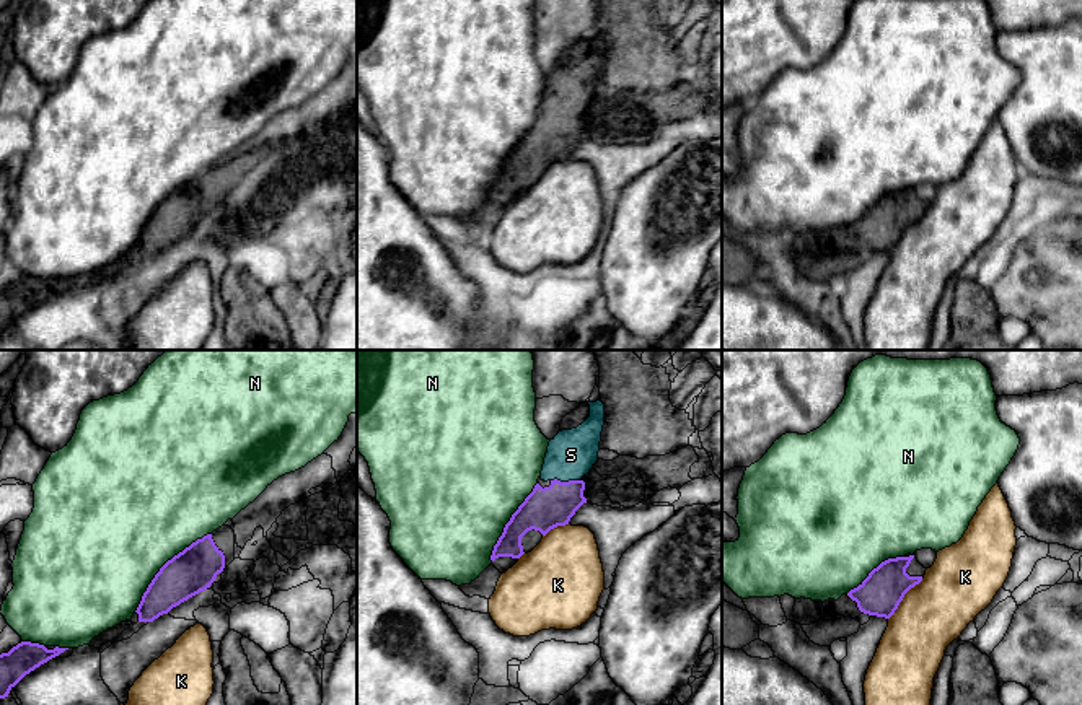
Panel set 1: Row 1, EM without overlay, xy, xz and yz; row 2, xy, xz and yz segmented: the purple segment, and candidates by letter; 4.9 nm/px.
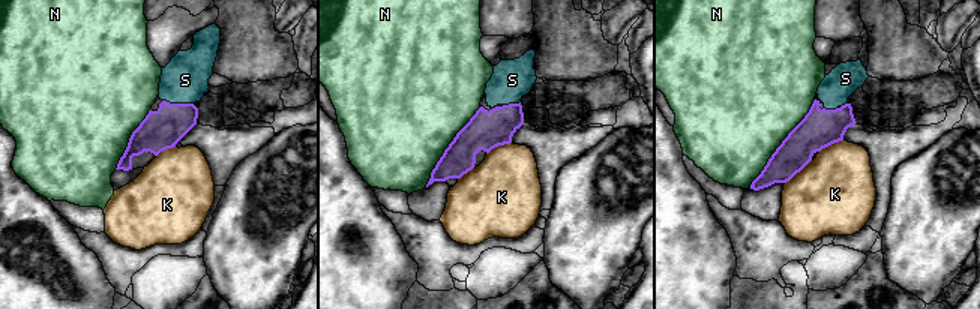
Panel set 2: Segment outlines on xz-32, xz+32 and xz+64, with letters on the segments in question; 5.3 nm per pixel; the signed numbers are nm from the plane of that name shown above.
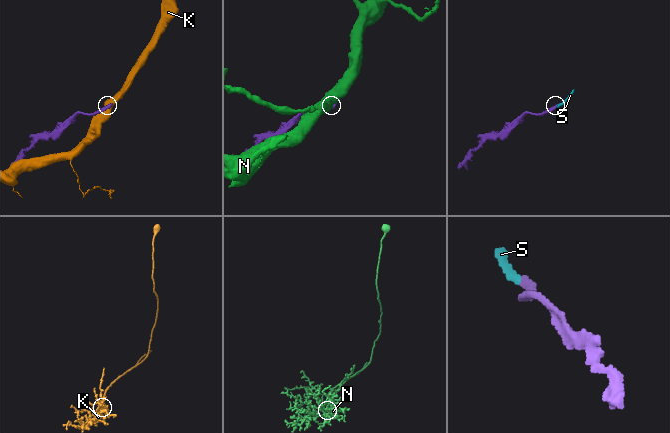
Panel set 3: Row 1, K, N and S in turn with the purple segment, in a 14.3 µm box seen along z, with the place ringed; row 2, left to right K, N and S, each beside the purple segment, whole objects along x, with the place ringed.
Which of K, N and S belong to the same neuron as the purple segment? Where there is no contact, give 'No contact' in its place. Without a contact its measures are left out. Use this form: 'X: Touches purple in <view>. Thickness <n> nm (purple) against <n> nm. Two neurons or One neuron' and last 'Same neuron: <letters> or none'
K: Touches purple in yz. Thickness 220 nm (purple) against 320 nm. Two neurons
N: Touches purple in xy. Thickness 220 nm (purple) against 500 nm. Two neurons
S: Touches purple in xz. Thickness 200 nm (purple) against 240 nm. One neuron
Same neuron: S

